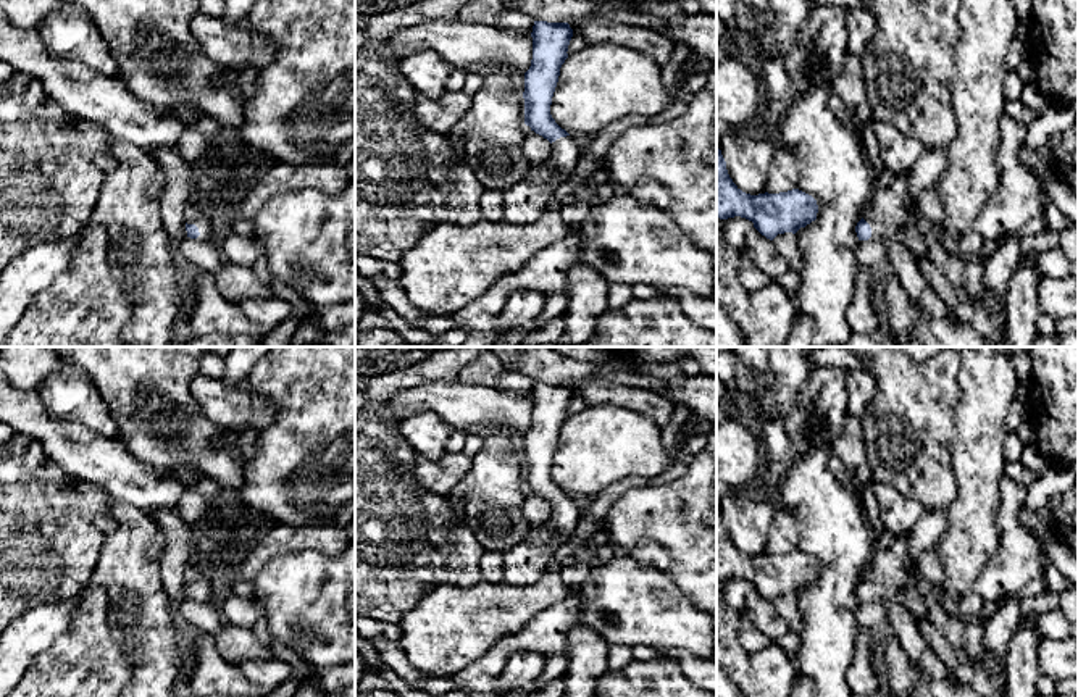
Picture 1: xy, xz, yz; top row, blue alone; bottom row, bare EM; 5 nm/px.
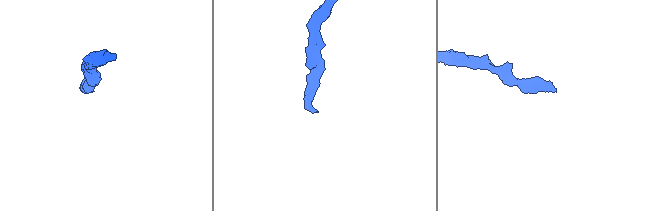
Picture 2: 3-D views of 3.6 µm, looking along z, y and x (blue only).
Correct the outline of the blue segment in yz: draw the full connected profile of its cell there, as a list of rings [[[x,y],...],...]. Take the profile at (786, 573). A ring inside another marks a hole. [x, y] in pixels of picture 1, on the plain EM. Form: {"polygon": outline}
{"polygon": [[[717,510],[717,579],[746,579],[773,602],[778,595],[796,595],[815,582],[817,574],[817,561],[799,550],[758,557],[742,553],[729,539],[721,511]]]}

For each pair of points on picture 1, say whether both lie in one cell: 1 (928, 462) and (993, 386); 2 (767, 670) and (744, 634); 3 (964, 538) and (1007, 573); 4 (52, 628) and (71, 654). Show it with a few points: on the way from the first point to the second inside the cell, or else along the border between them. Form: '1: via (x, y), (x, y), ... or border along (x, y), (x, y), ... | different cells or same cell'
1: border along (961, 392), (956, 402), (956, 444), (951, 467) | different cells
2: border along (738, 617), (738, 641), (749, 652), (770, 642) | different cells
3: border along (998, 521), (998, 552), (985, 565), (972, 589) | different cells
4: border along (79, 605), (73, 623), (29, 662) | different cells

